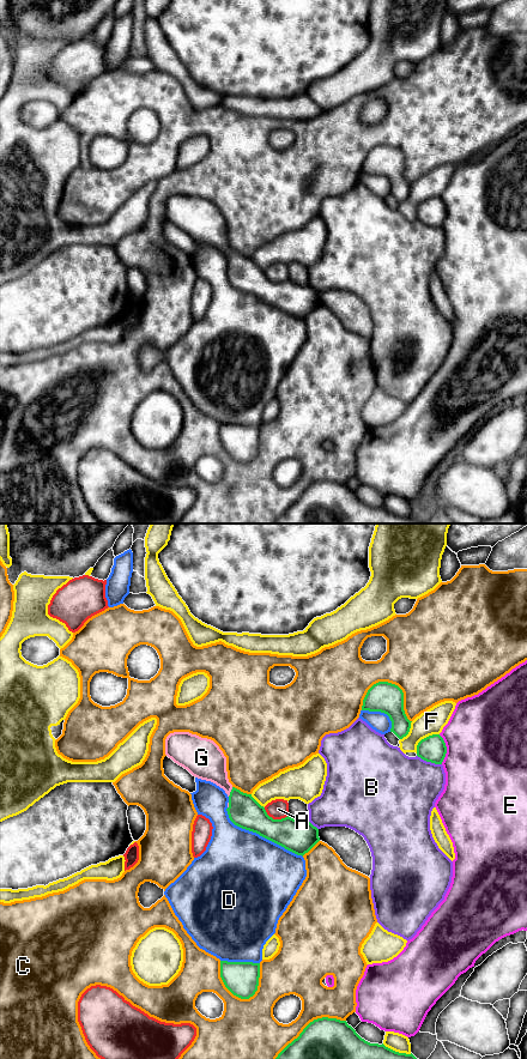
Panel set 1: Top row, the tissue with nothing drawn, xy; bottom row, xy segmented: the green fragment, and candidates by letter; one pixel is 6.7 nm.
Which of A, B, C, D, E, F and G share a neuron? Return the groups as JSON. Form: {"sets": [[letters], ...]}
{"sets": [["A"], ["B"], ["C"], ["D"], ["E"], ["F"], ["G"]]}

